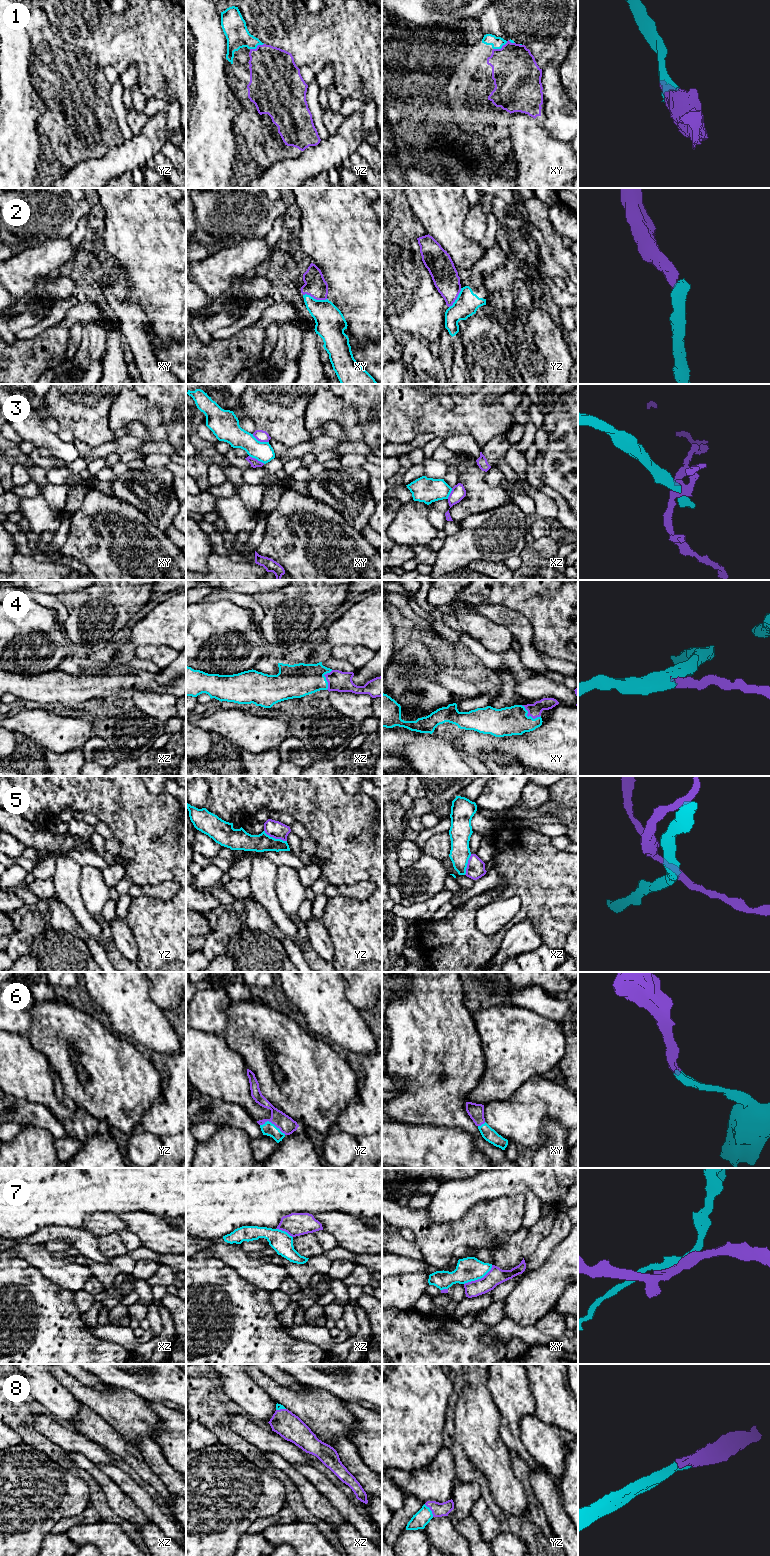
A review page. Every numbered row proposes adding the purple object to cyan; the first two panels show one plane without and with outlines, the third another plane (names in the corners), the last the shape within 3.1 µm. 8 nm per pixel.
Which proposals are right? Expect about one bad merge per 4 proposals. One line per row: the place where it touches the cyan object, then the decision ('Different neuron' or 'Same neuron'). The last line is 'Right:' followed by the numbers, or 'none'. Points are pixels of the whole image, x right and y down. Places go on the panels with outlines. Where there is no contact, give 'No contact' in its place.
1: Touches cyan at xy (503, 44). Same neuron
2: Touches cyan at xy (315, 299). Different neuron
3: Touches cyan at xy (259, 441). Different neuron
4: Touches cyan at xy (527, 716). Same neuron
5: Touches cyan at yz (274, 838). Different neuron
6: Touches cyan at yz (273, 1124). Same neuron
7: Touches cyan at xy (479, 1278). Different neuron
8: Touches cyan at yz (430, 1510). Same neuron
Right: 1, 4, 6, 8

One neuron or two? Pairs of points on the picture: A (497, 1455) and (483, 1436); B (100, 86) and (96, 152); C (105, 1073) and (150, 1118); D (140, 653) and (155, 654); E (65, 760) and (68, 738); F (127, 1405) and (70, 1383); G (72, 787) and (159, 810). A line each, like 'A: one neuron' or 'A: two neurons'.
A: one neuron
B: one neuron
C: two neurons
D: one neuron
E: two neurons
F: one neuron
G: one neuron

